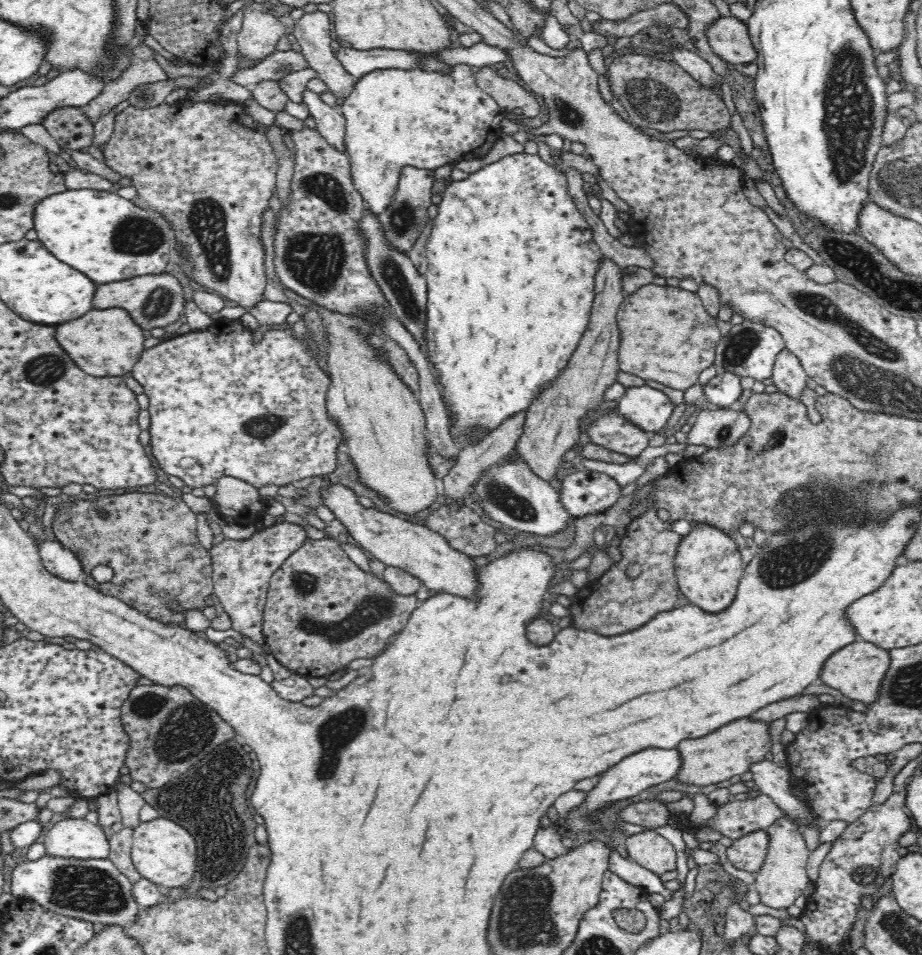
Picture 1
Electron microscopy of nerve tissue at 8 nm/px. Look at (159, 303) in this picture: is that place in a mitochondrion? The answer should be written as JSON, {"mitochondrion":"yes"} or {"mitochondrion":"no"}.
{"mitochondrion":"yes"}

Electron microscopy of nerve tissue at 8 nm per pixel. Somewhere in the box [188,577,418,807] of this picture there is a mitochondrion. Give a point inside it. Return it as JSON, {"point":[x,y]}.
{"point":[335,732]}

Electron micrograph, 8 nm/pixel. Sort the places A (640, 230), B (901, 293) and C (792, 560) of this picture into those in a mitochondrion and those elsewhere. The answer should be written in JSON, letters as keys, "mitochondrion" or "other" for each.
{"A":"other","B":"mitochondrion","C":"mitochondrion"}

